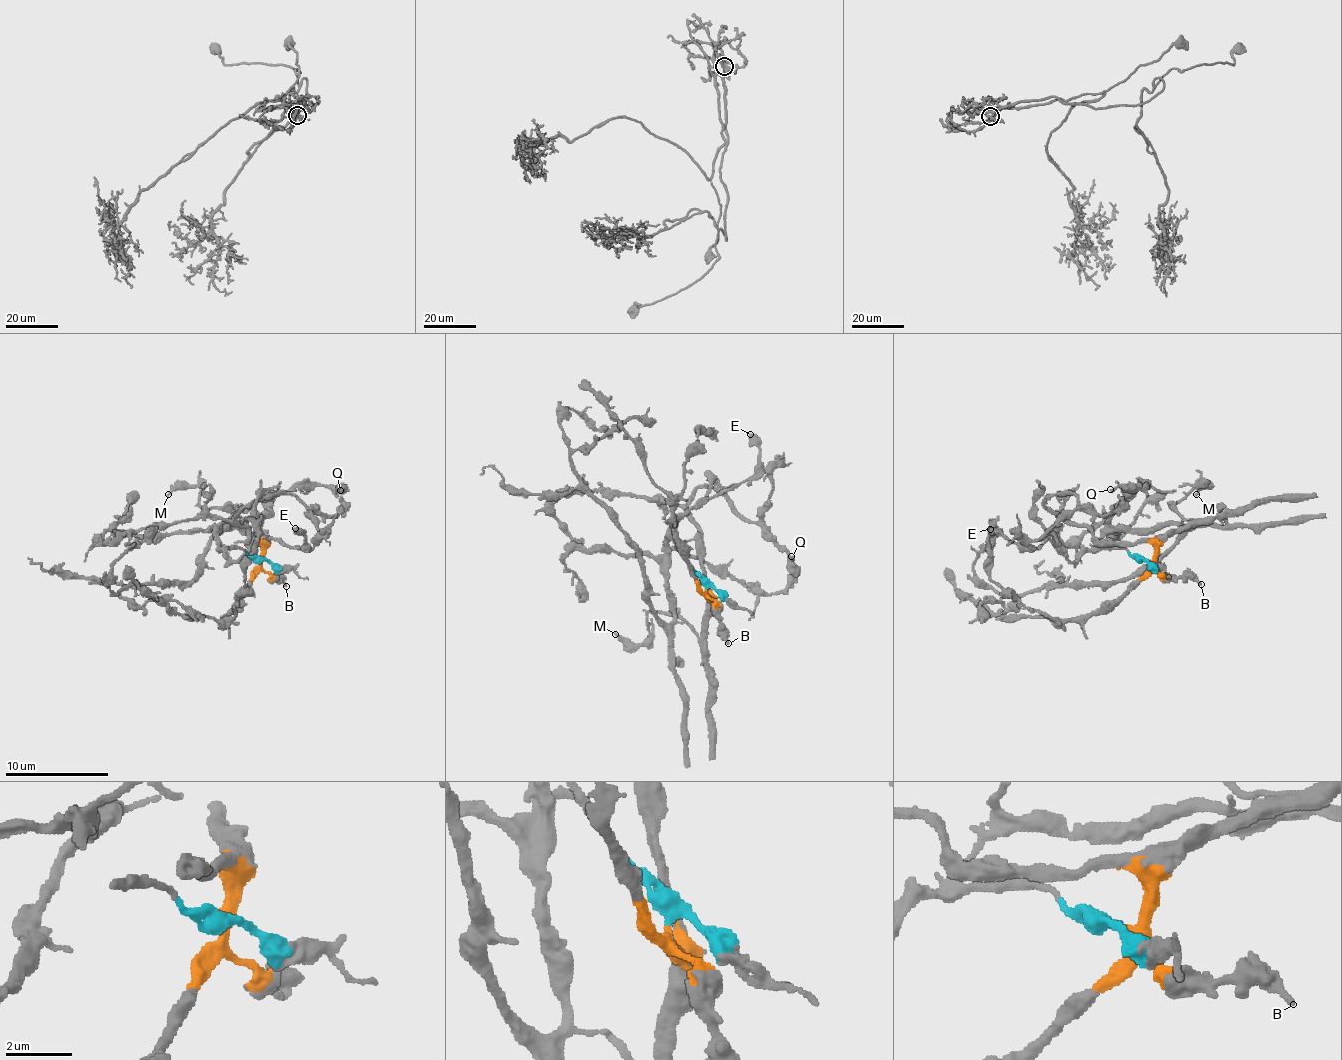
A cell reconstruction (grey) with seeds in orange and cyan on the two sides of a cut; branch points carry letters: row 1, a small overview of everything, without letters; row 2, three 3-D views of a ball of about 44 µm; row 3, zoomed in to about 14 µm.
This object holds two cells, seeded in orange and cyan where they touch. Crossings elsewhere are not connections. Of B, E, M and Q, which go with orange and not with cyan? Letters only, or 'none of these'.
B, M

